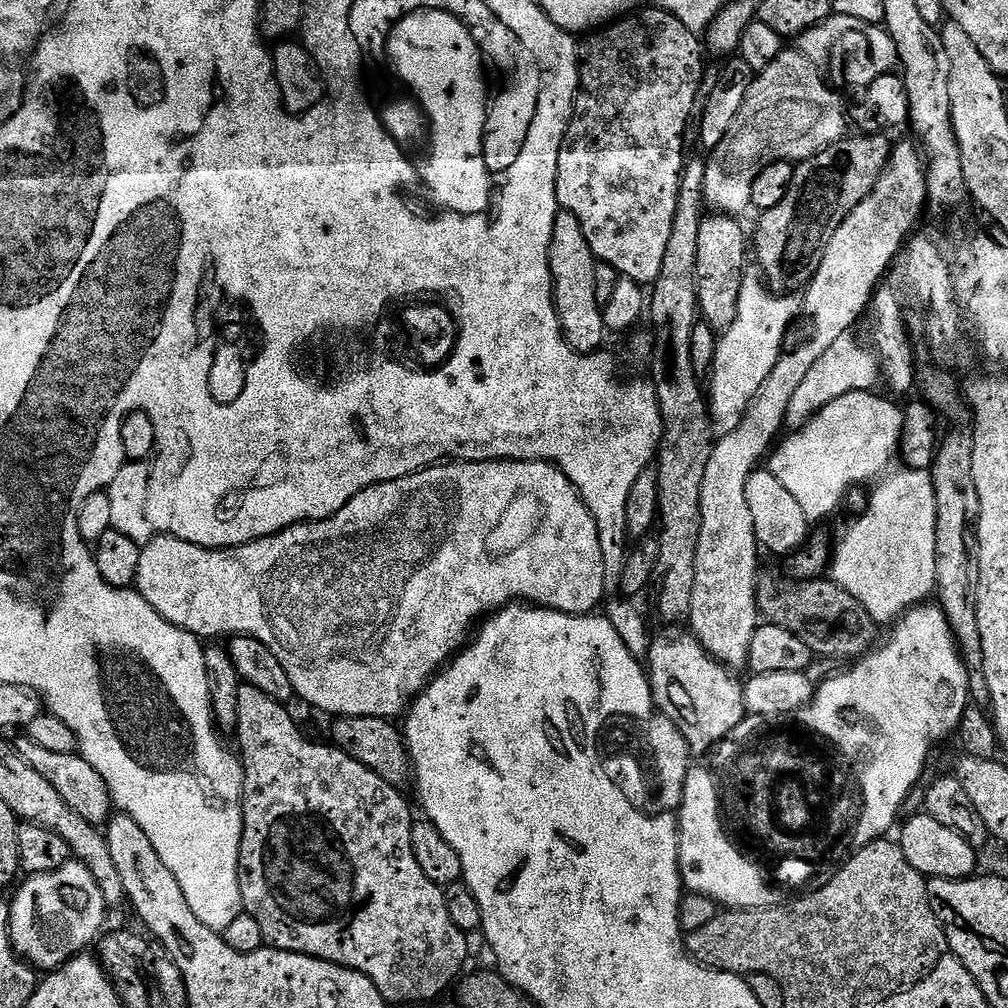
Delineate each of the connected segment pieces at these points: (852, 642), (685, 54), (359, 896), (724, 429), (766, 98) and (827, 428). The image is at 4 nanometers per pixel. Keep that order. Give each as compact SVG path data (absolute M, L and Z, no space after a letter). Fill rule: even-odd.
M761 575L757 579L756 606L767 623L782 626L782 630L790 630L790 634L802 638L817 657L833 656L852 662L872 651L877 643L878 625L846 590L828 578L787 583L780 584L776 576Z
M645 6L621 19L613 20L595 29L591 34L585 35L583 40L578 48L580 91L576 93L572 121L568 123L568 133L564 136L564 145L558 154L556 203L563 211L574 214L574 218L578 218L578 226L582 226L582 234L586 234L586 242L590 242L590 250L599 263L608 264L625 280L633 280L641 286L651 286L658 278L658 273L662 271L662 261L670 239L670 226L674 222L674 210L678 206L680 179L686 163L683 132L686 130L690 110L693 109L694 96L703 80L706 52L702 47L701 37L697 33L686 30L686 26L682 26L682 22L674 18L674 14L664 11L659 6L653 8Z
M241 683L238 690L238 726L234 739L240 743L238 755L244 766L244 829L240 843L240 893L244 903L243 911L252 916L254 922L258 922L267 947L318 958L354 970L370 978L370 982L378 986L378 994L382 994L389 1005L424 1004L427 1000L438 999L452 983L452 987L457 983L458 977L465 971L464 963L469 963L470 957L466 950L465 932L454 926L450 913L446 911L444 889L430 882L426 874L422 874L422 866L418 866L418 858L414 858L414 815L412 816L404 801L405 793L331 743L315 744L314 741L307 740L288 710L285 705L270 698L270 694L258 690L253 684Z
M745 275L742 294L738 296L738 314L731 326L723 329L717 339L716 357L706 384L708 415L712 418L717 437L730 434L730 430L738 426L754 394L758 394L758 386L762 386L770 370L774 370L785 347L784 335L796 312L798 316L798 300L795 295L777 294L765 287L759 275Z
M783 50L776 61L753 79L742 102L742 110L738 110L738 118L734 118L734 126L730 126L720 145L711 149L709 156L712 157L706 160L708 169L704 179L704 198L711 207L712 204L716 207L713 209L717 213L739 217L740 212L749 211L752 208L754 178L758 178L766 166L777 162L808 160L826 146L844 139L849 131L848 116L844 113L839 94L831 86L822 69L798 50Z
M851 392L826 406L799 429L792 440L792 465L771 465L770 471L786 490L794 494L798 506L808 515L809 521L824 520L836 512L836 507L844 500L844 495L855 484L864 484L872 480L892 459L897 459L903 434L904 408L884 396L872 392Z

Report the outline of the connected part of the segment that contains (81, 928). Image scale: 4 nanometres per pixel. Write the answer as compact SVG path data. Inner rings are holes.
M73 858L58 870L28 876L25 881L24 885L21 883L15 889L15 891L17 890L16 897L11 897L10 900L12 910L8 933L19 956L23 956L37 970L55 970L68 963L72 957L79 956L88 950L91 944L93 947L97 943L98 937L105 927L103 924L106 905L102 890L98 886L94 874L90 874L88 867Z

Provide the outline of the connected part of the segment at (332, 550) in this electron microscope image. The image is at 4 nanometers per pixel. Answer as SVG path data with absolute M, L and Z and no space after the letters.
M469 460L434 464L431 468L424 468L406 478L382 482L362 490L329 520L295 524L292 528L283 528L276 536L267 536L243 544L240 548L213 550L173 536L156 536L140 548L138 574L134 585L135 591L139 592L142 598L146 598L146 602L150 602L150 606L154 606L154 610L158 610L162 618L166 618L166 622L182 630L193 632L201 638L249 636L262 642L262 646L266 646L266 650L270 650L270 654L274 654L274 658L282 662L282 670L290 674L293 693L297 697L301 696L310 707L317 708L320 712L329 712L332 718L399 717L406 706L411 705L427 688L428 681L469 643L478 621L485 614L495 613L513 602L527 602L571 616L586 616L599 609L596 607L599 606L600 599L601 604L605 599L604 587L606 581L598 526L570 478L566 478L560 468L545 464L543 460Z

